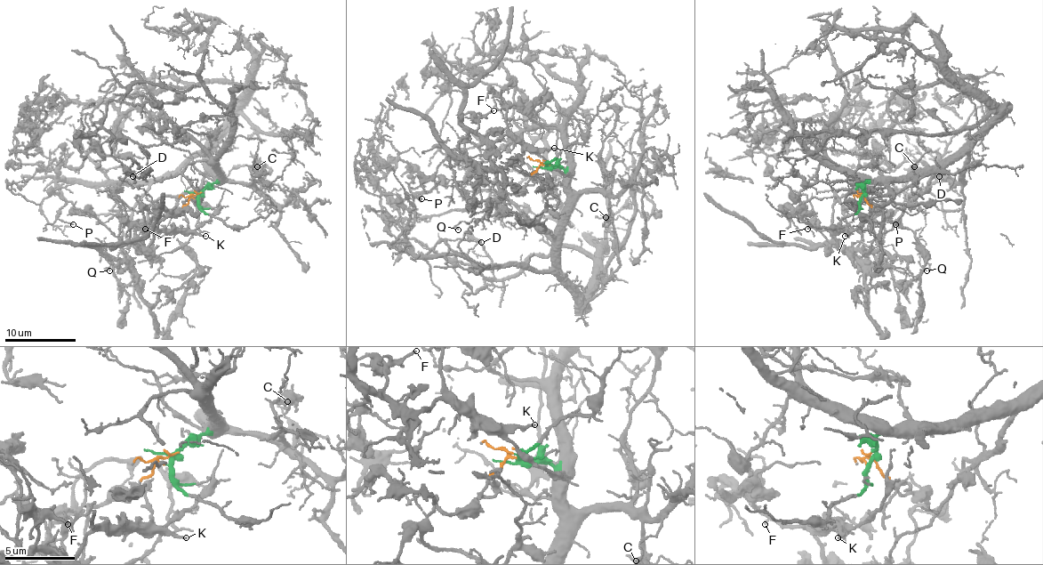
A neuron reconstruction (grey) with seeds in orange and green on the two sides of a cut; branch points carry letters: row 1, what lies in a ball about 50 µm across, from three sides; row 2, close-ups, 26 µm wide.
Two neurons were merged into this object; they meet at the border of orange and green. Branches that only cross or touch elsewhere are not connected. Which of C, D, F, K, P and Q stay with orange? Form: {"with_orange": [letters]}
{"with_orange": ["F", "K"]}

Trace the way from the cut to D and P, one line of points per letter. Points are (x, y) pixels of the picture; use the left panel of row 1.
D: (199, 194), (219, 174), (203, 153), (161, 176), (124, 181), (113, 181), (99, 167), (125, 165), (132, 176)
P: (199, 194), (219, 174), (201, 153), (141, 181), (65, 180), (56, 183), (65, 201), (58, 217), (74, 224)

